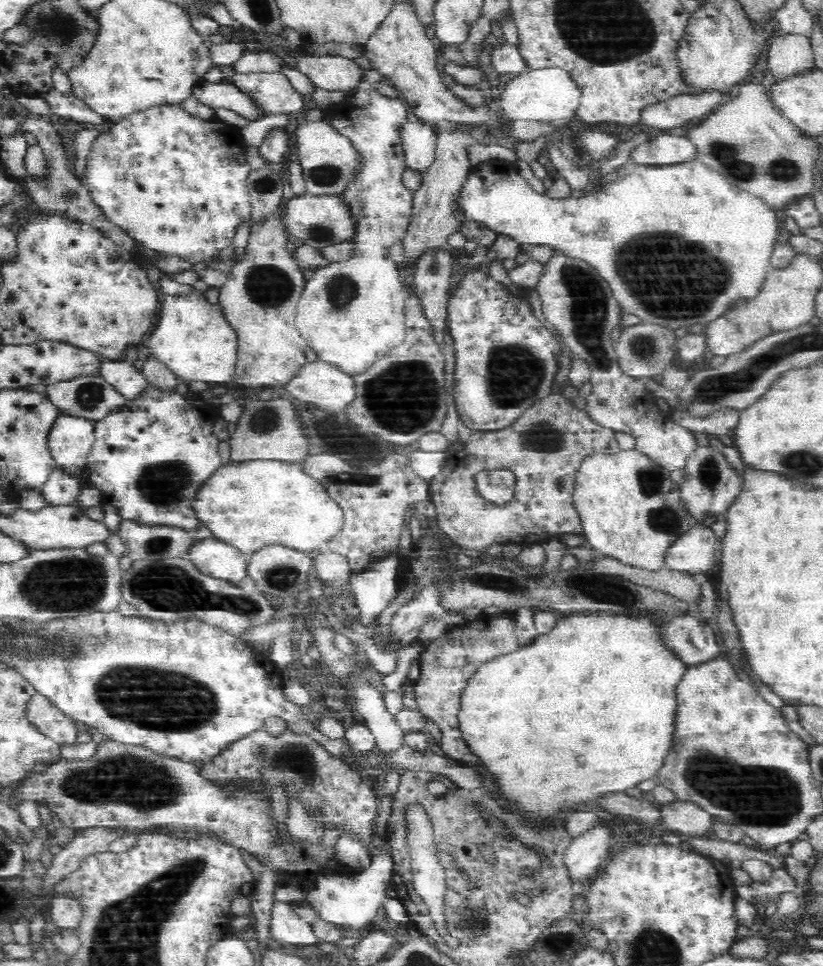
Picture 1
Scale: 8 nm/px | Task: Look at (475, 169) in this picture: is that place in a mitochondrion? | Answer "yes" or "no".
no

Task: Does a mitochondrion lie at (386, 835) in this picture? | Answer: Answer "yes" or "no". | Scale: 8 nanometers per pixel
no

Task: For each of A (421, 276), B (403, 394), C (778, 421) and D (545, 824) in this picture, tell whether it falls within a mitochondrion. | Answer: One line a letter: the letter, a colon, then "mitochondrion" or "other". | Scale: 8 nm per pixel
A: other
B: mitochondrion
C: other
D: other

